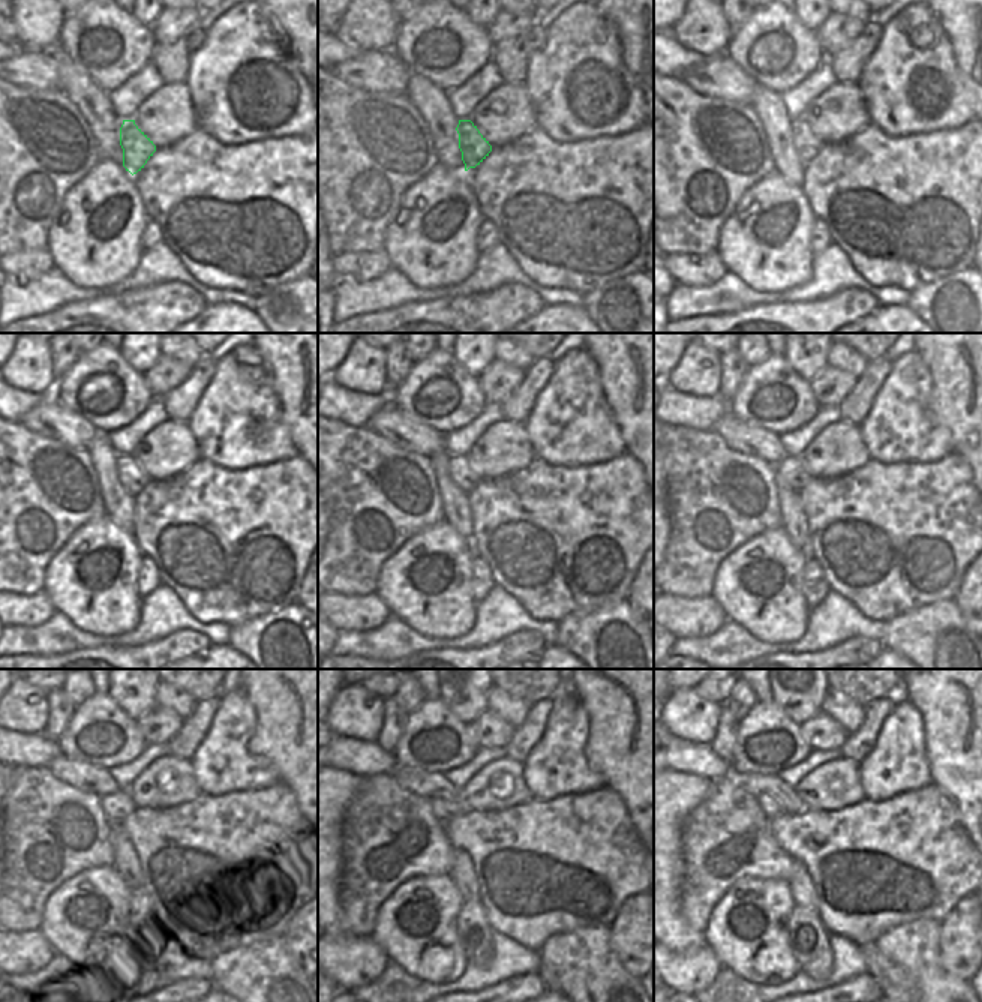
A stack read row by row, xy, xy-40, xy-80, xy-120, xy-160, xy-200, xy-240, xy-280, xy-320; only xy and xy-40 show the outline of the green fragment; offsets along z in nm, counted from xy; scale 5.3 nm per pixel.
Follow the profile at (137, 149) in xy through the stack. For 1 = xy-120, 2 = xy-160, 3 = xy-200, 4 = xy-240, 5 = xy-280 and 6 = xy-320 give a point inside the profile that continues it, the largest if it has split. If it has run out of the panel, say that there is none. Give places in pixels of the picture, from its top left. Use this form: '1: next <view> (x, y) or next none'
1: next xy-120 (131, 476)
2: next xy-160 (461, 471)
3: next xy-200 (790, 471)
4: next xy-240 (119, 806)
5: next xy-280 (444, 810)
6: next xy-320 (772, 809)

